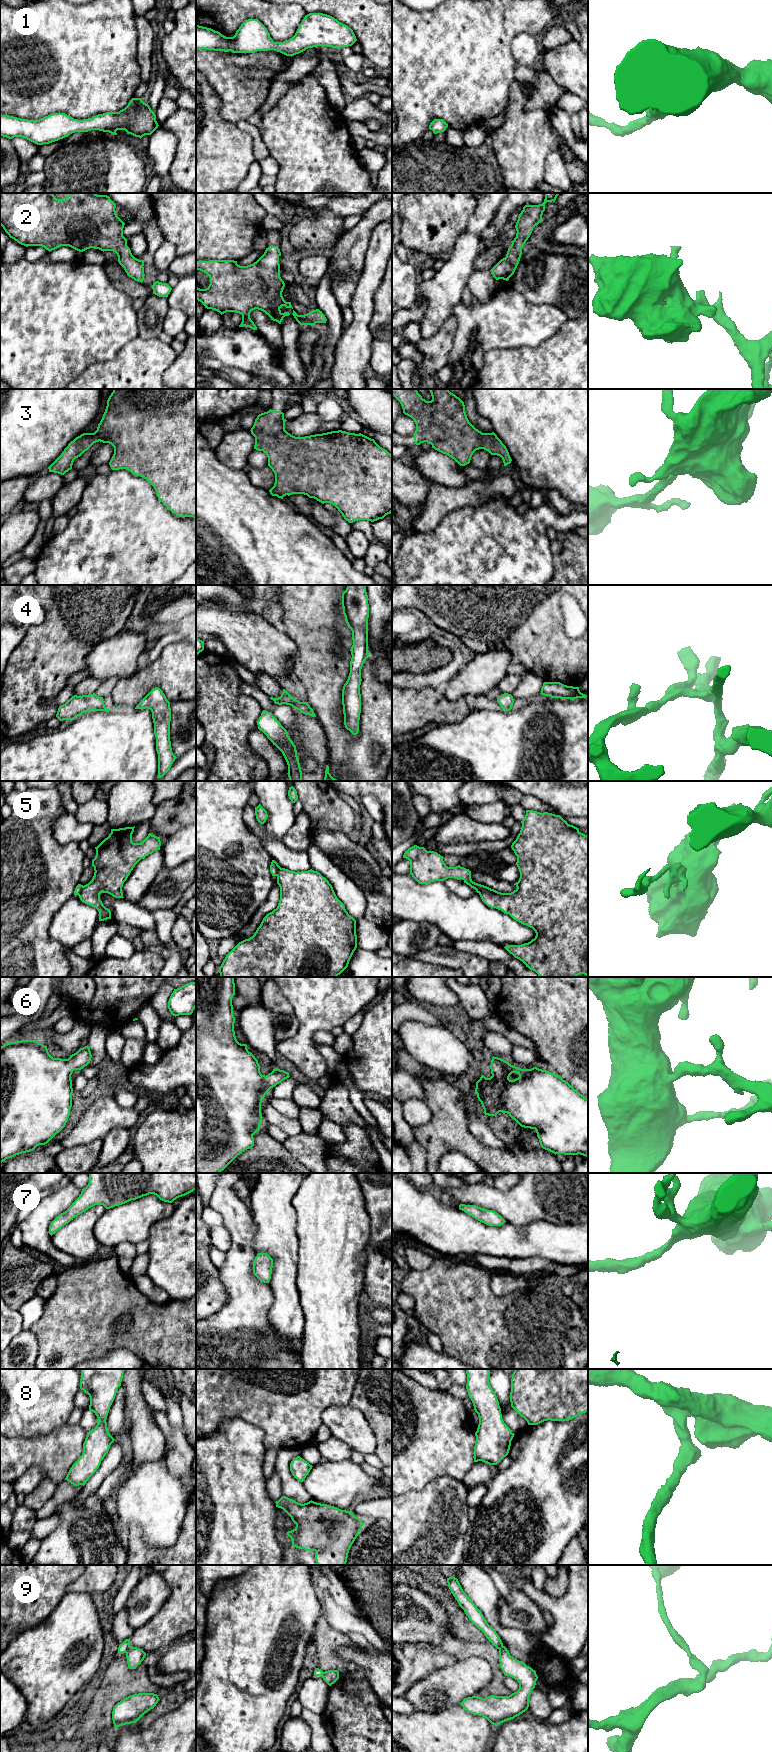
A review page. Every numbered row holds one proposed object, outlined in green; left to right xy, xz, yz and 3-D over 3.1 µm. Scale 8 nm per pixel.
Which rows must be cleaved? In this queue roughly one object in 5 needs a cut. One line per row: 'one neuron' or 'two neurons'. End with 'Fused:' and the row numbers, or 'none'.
1: one neuron
2: one neuron
3: one neuron
4: one neuron
5: two neurons
6: one neuron
7: one neuron
8: one neuron
9: two neurons
Fused: 5, 9

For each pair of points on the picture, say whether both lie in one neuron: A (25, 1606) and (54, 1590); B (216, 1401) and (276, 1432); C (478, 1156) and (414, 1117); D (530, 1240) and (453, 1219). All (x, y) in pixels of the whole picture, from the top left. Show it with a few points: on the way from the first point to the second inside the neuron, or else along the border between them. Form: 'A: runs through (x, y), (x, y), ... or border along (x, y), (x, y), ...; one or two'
A: runs through (33, 1606), (42, 1606), (46, 1598); one
B: runs through (231, 1401), (245, 1401), (261, 1417); one
C: border along (425, 1101), (431, 1118), (413, 1128); two
D: runs through (511, 1240), (484, 1240), (472, 1237); one

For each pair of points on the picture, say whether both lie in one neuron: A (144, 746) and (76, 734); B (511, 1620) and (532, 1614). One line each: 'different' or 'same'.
A: same
B: same

